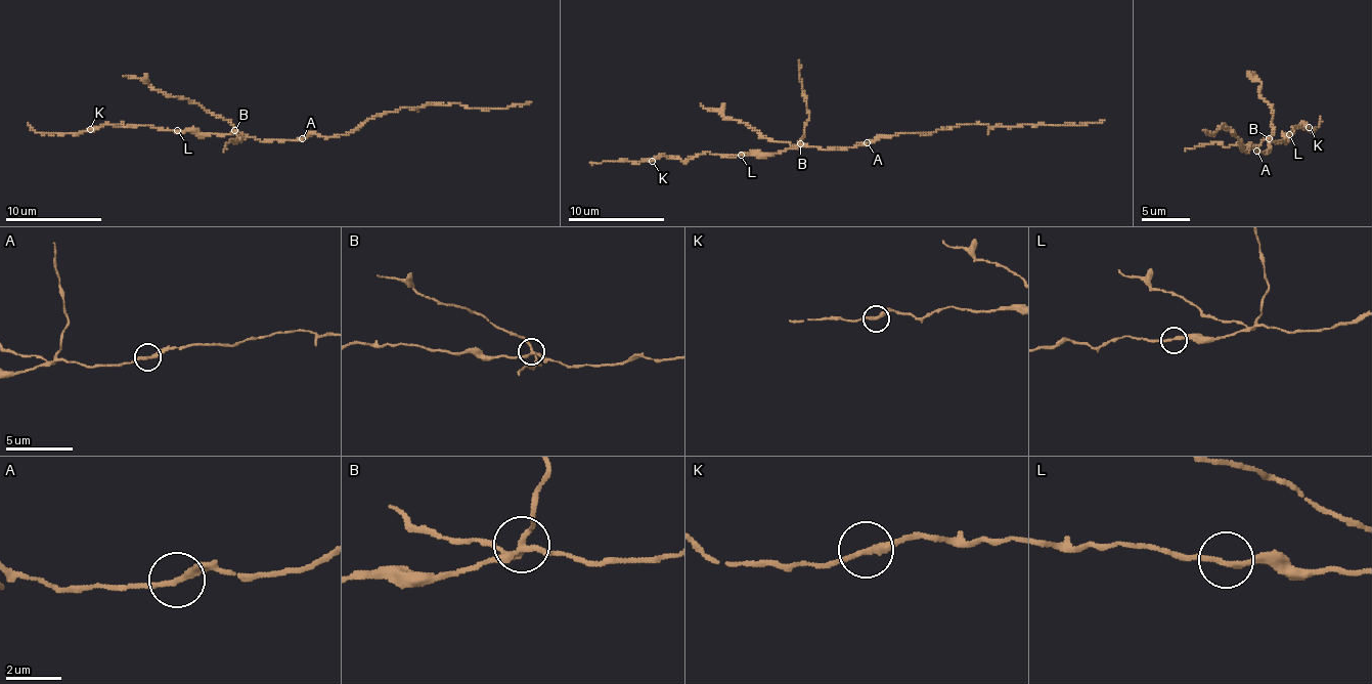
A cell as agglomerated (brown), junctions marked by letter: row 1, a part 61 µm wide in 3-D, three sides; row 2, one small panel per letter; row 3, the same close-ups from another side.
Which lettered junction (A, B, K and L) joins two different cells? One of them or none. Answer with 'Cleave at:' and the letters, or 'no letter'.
Cleave at: B

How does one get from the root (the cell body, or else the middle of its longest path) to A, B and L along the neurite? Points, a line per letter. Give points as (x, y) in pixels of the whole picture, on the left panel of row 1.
A: (281, 140), (302, 138)
B: (281, 140), (260, 141), (242, 137), (235, 130)
L: (281, 140), (260, 141), (238, 132), (177, 130)

